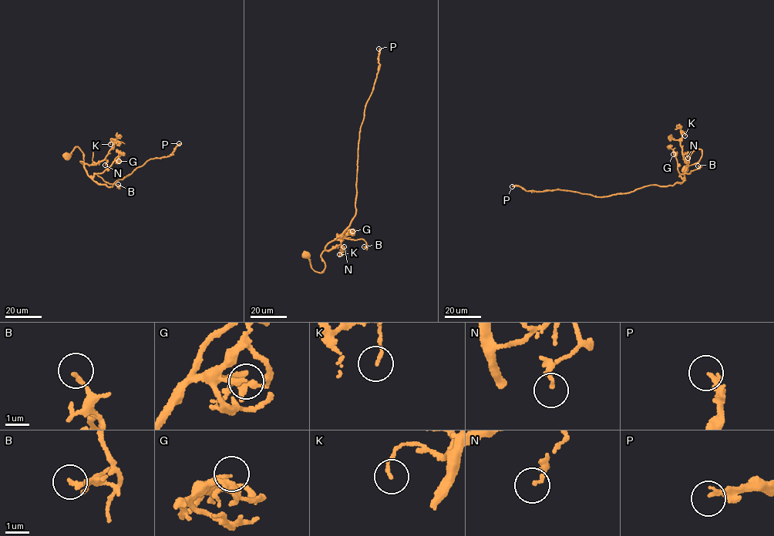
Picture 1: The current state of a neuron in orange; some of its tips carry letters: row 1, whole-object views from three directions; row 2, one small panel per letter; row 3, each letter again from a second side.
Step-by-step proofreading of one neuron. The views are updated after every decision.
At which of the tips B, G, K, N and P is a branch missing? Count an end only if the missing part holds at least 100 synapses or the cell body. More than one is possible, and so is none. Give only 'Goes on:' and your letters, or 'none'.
Goes on: P

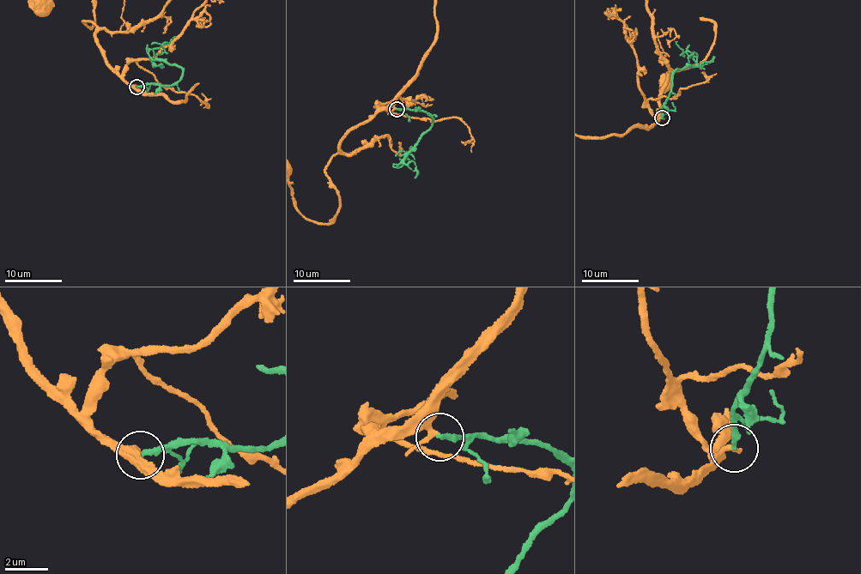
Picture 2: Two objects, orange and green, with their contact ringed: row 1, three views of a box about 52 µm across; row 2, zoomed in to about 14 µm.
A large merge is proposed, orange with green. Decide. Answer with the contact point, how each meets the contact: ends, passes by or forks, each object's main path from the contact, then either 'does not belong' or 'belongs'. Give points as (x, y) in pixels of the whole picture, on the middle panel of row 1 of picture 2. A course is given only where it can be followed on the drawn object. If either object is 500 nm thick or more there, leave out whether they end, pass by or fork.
place (397, 109); orange passes by; green ends; course orange (396, 108), (378, 111), (342, 138), (325, 168), (339, 198), (329, 222), (300, 214); course green (396, 109), (427, 112), (433, 123), (404, 159), (406, 164), (414, 161), (417, 172), (414, 178); belongs

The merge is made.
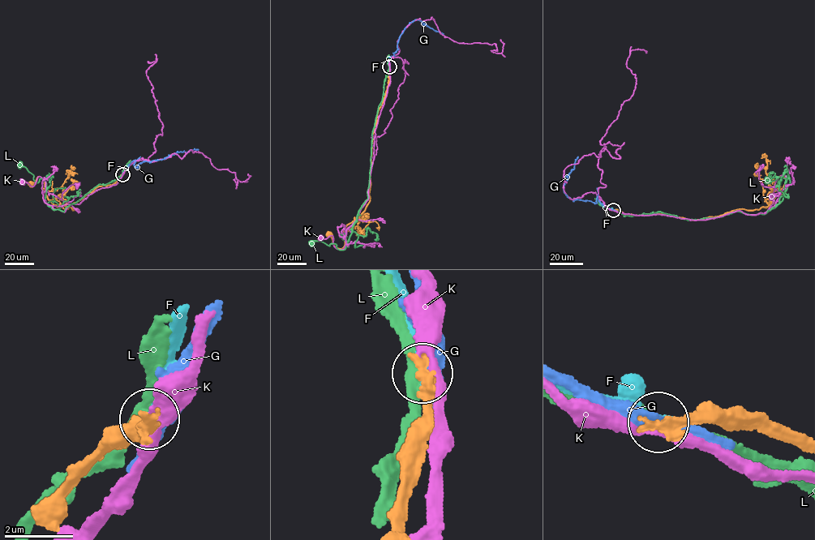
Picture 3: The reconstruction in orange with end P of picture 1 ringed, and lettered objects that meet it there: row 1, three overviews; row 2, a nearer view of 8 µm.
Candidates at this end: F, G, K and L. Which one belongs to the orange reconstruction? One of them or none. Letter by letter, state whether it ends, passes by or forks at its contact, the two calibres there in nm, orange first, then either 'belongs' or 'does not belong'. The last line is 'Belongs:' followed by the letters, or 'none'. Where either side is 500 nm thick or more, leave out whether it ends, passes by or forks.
F: it ends | 340/360 nm | belongs
G: it passes by | 360/320 nm | does not belong
K: it passes by | 320/300 nm | does not belong
L: it passes by | 360/320 nm | does not belong
Belongs: F

